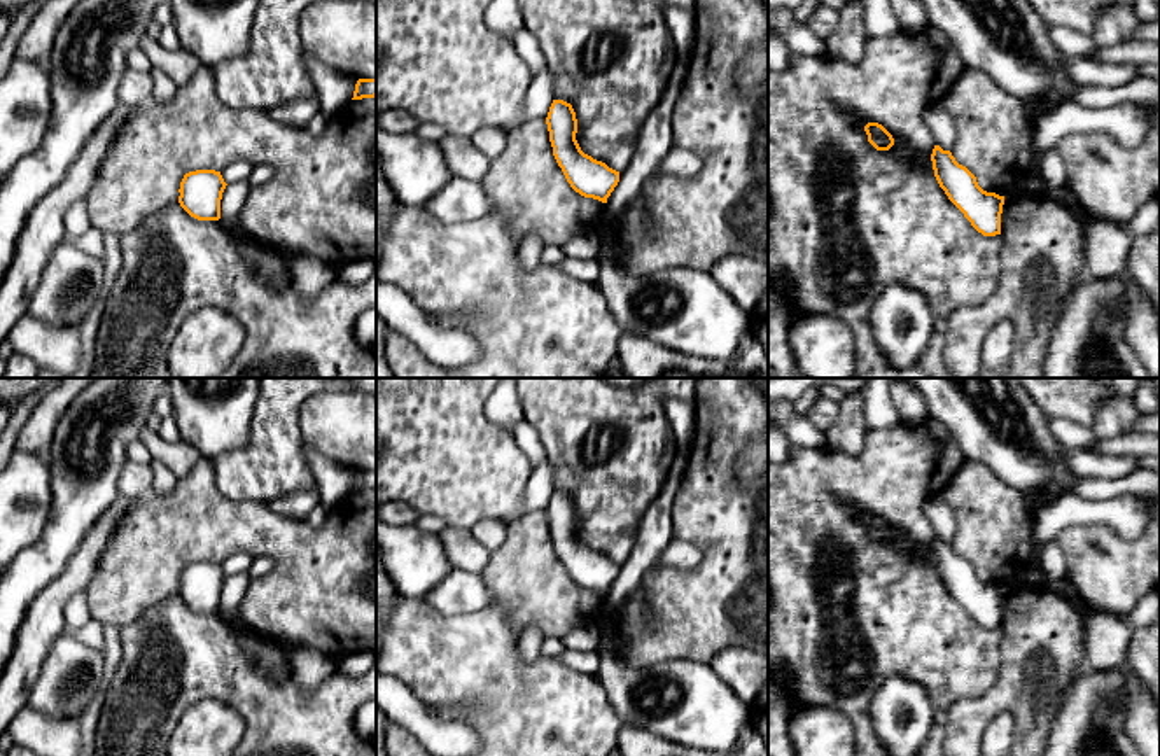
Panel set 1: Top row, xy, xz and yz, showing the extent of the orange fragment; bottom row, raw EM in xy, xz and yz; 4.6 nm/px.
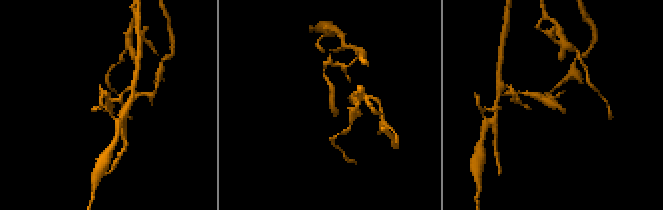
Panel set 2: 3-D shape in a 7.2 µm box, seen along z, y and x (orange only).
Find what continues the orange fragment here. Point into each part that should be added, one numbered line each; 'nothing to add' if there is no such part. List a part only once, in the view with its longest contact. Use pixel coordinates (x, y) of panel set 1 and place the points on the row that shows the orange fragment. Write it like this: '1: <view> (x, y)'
nothing to add

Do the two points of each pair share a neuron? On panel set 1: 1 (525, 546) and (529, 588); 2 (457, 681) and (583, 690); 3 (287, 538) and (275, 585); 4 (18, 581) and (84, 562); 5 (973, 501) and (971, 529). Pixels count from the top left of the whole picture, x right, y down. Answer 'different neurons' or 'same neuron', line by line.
1: same neuron
2: same neuron
3: same neuron
4: different neurons
5: same neuron

